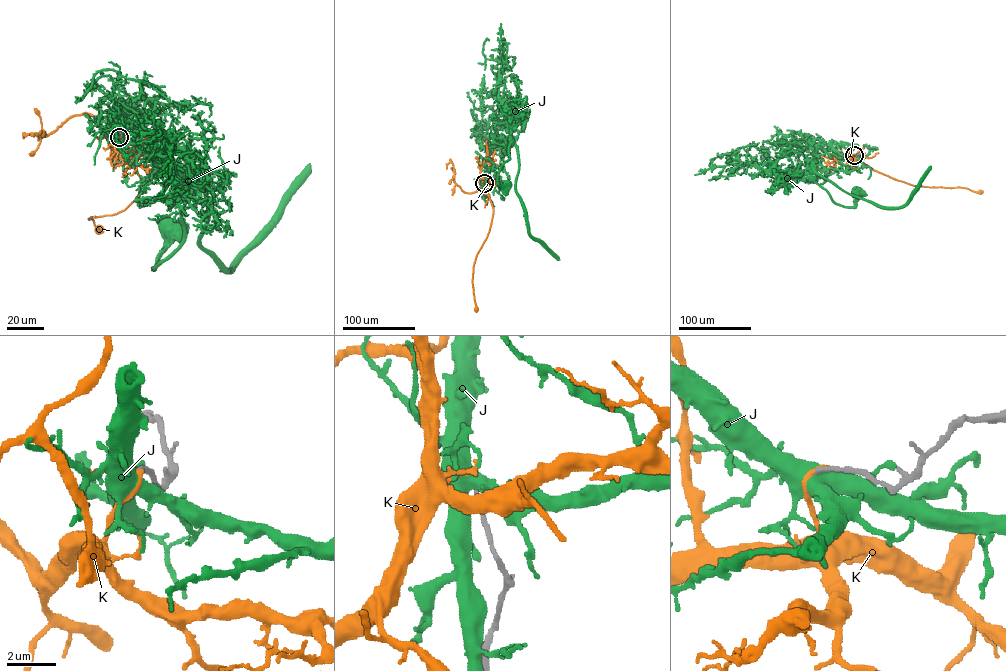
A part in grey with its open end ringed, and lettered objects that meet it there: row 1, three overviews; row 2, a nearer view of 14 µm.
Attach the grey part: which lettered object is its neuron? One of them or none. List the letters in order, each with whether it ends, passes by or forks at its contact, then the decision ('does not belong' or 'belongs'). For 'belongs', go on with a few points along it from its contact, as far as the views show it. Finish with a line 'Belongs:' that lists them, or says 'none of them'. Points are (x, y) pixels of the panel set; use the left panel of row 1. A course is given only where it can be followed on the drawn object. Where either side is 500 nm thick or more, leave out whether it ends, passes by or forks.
J: does not belong
K: it passes by | belongs | via (119, 137), (112, 147), (133, 164), (143, 184), (135, 199), (124, 210), (88, 218), (91, 218), (99, 231)
Belongs: K

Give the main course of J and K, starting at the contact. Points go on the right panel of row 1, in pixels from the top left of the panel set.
J: (854, 155), (838, 145), (822, 144), (815, 152), (810, 176), (835, 203), (844, 206), (854, 206), (856, 191)
K: (854, 156), (875, 170), (914, 185), (964, 187), (980, 192)

